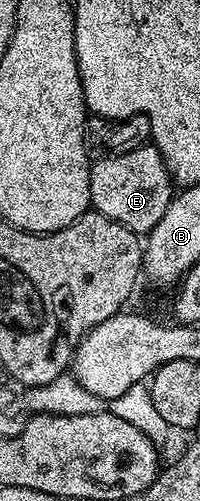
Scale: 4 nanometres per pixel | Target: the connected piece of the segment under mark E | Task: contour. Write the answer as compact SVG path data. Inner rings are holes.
M146 143L141 147L135 147L129 151L105 157L90 166L89 170L89 199L94 210L110 219L119 221L124 227L129 227L138 235L148 234L148 231L158 224L159 218L163 217L167 205L173 196L172 176L166 169L162 155L158 153L157 147Z

